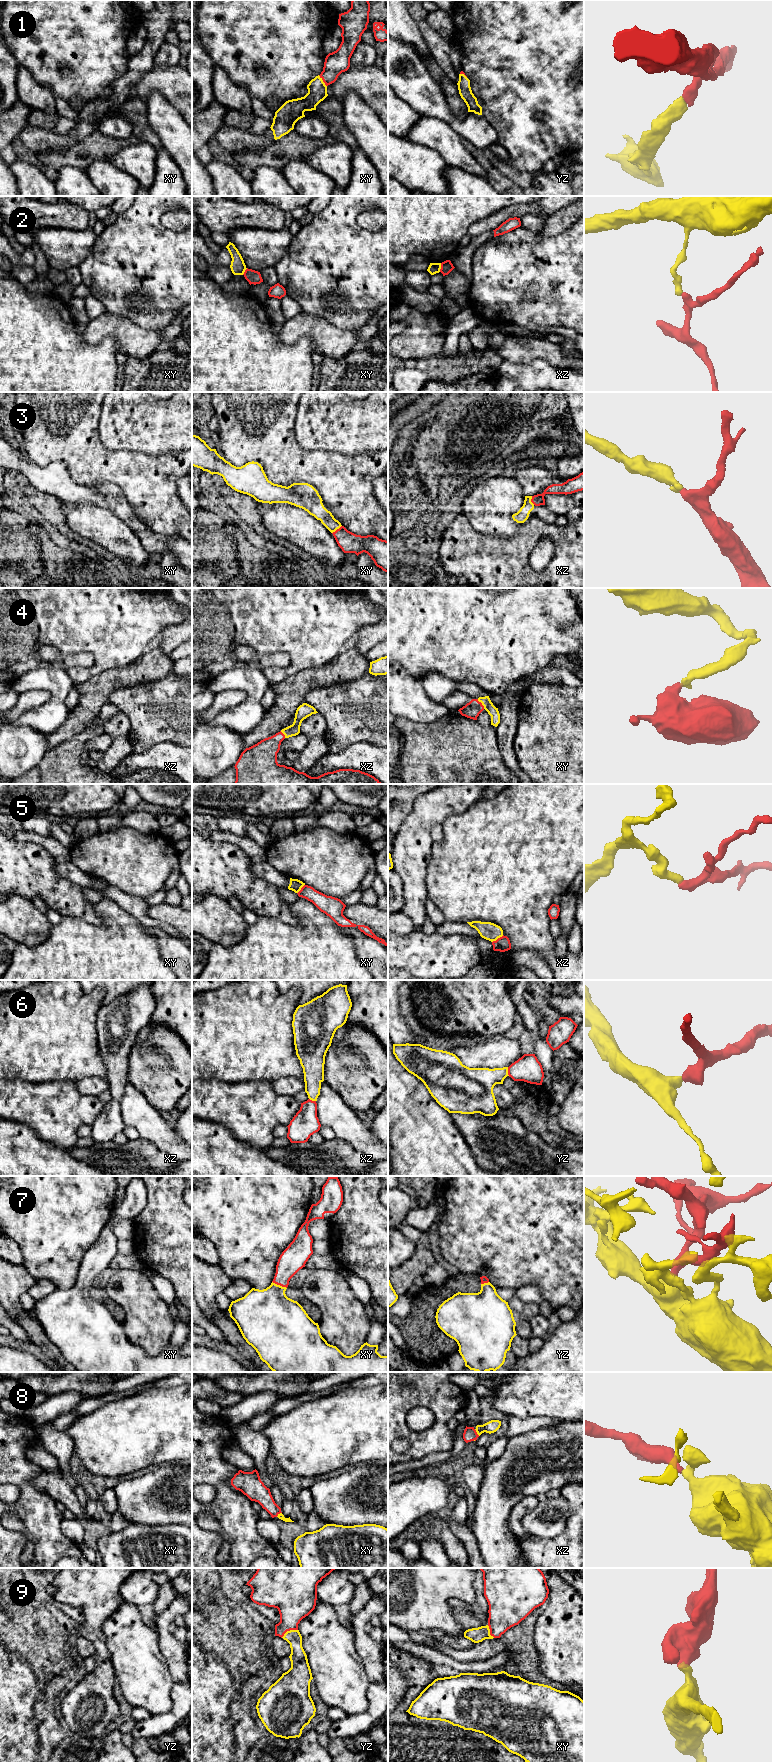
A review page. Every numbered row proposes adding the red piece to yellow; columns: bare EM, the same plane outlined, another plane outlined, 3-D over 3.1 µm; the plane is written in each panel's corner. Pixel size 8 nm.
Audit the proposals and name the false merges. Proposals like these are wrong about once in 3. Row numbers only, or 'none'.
2, 5

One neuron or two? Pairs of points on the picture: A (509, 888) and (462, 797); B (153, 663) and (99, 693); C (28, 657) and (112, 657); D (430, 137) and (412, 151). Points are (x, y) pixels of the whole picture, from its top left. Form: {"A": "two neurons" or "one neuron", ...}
{"A": "two neurons", "B": "one neuron", "C": "one neuron", "D": "two neurons"}

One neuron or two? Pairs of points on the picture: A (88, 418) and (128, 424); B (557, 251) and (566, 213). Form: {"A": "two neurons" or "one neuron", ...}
{"A": "two neurons", "B": "two neurons"}

